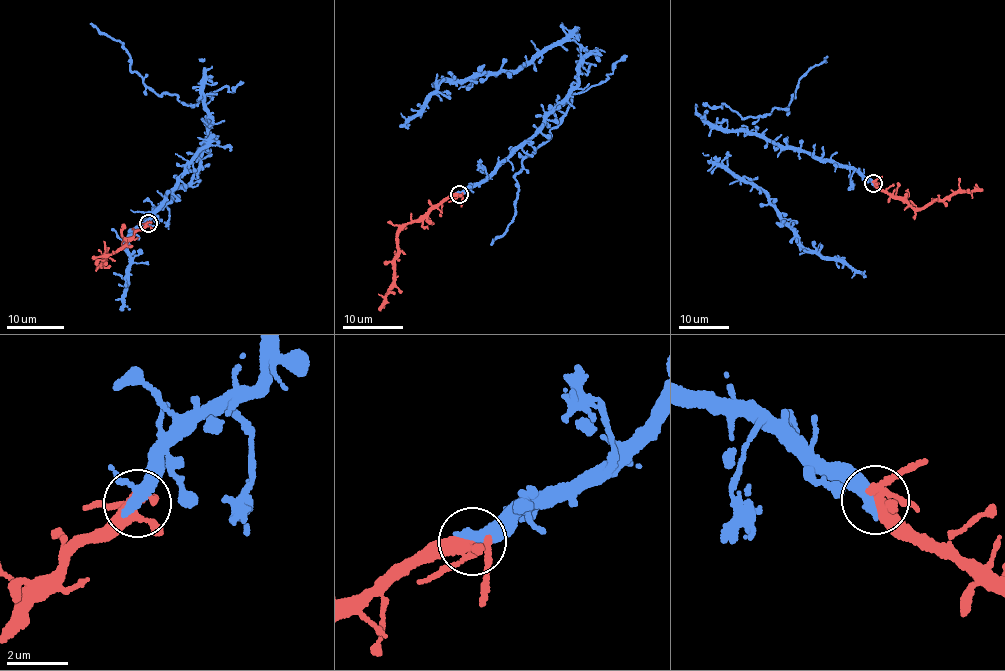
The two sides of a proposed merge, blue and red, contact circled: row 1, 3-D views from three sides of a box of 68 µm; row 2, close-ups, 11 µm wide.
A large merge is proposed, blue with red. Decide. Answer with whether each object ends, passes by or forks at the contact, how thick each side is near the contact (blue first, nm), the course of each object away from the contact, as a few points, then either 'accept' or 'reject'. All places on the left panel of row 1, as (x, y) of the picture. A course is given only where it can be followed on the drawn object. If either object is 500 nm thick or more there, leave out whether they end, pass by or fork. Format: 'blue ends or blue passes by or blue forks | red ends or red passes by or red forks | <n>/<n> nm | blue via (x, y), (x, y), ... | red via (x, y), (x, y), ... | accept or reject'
blue passes by | red forks | 360/320 nm | blue via (148, 223), (197, 170), (213, 91), (196, 105), (159, 95), (131, 71), (123, 42), (89, 23) | red via (148, 223), (136, 229), (123, 245), (106, 256), (103, 255), (106, 259), (102, 265), (94, 257) | accept

